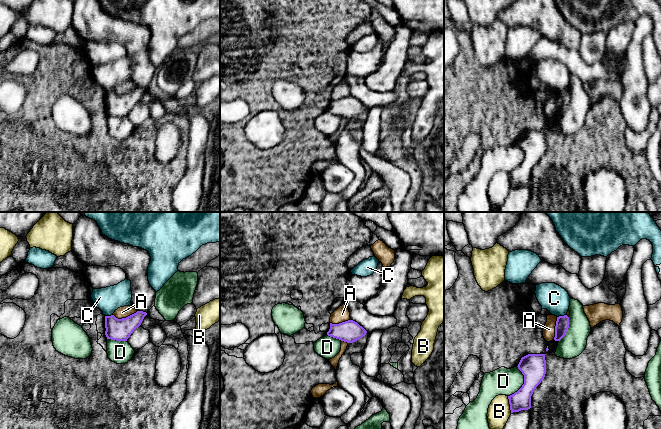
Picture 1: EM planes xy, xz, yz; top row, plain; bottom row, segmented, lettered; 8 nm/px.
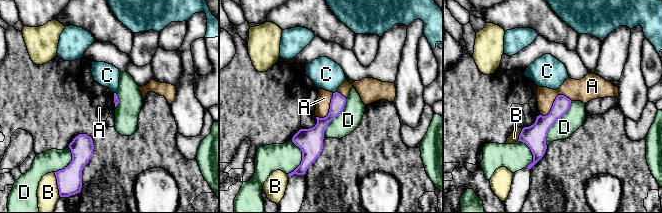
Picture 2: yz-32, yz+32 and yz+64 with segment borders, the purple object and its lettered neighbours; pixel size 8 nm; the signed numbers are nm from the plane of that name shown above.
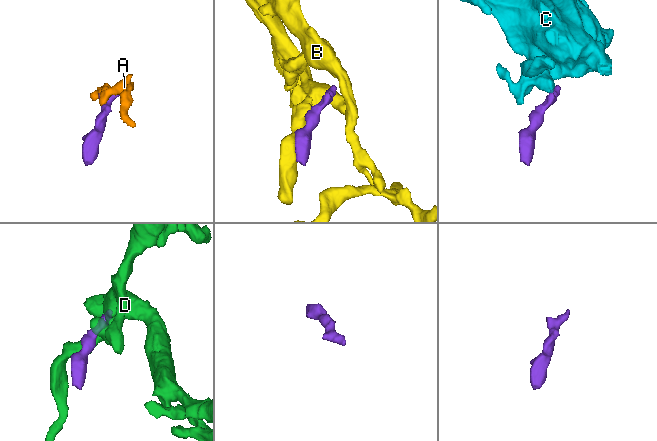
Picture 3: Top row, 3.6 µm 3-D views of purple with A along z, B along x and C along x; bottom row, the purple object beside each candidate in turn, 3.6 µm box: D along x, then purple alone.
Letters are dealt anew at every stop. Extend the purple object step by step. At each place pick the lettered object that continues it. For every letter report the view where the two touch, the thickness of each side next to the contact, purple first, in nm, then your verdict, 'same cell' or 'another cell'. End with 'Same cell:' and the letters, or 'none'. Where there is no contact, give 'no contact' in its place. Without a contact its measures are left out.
A: meets purple in xy; 180 nm thick on the purple side, 90 nm on the other; another cell
B: meets purple in yz; 160 nm thick on the purple side, 180 nm on the other; another cell
C: meets purple in yz; 110 nm thick on the purple side, 220 nm on the other; another cell
D: meets purple in yz; 200 nm thick on the purple side, 220 nm on the other; another cell
Same cell: none

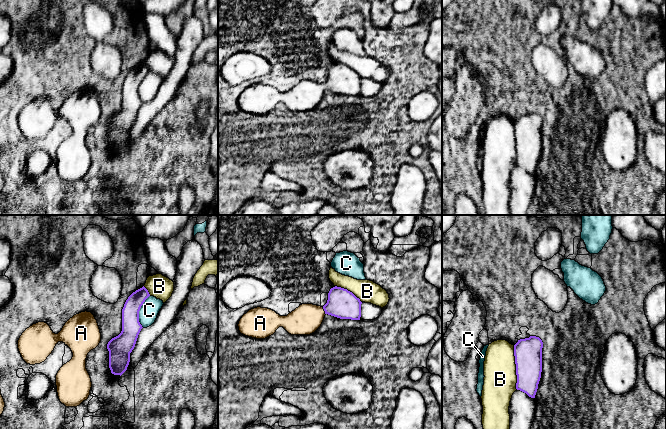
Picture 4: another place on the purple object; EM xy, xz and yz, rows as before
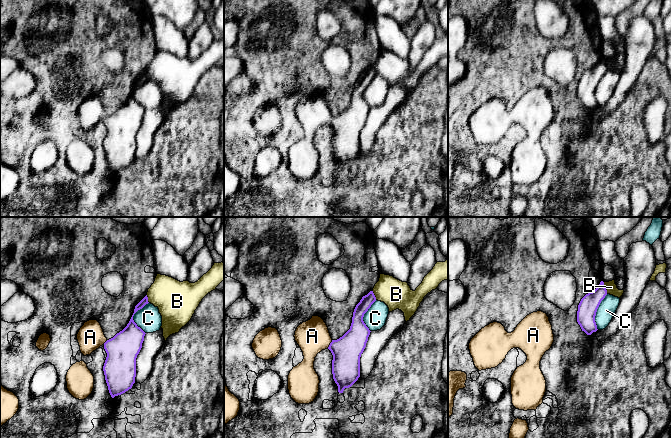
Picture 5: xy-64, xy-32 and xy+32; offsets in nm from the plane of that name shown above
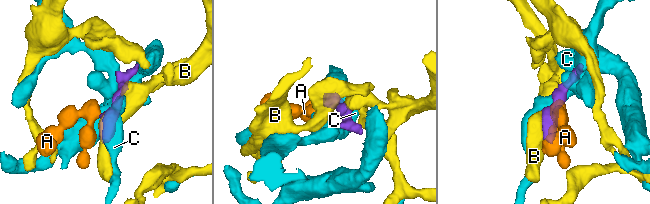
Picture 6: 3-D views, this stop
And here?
A: meets purple in xz; 240 nm thick on the purple side, 240 nm on the other; same cell
B: meets purple in yz; 220 nm thick on the purple side, 260 nm on the other; another cell
C: meets purple in xy; 160 nm thick on the purple side, 150 nm on the other; another cell
Same cell: A

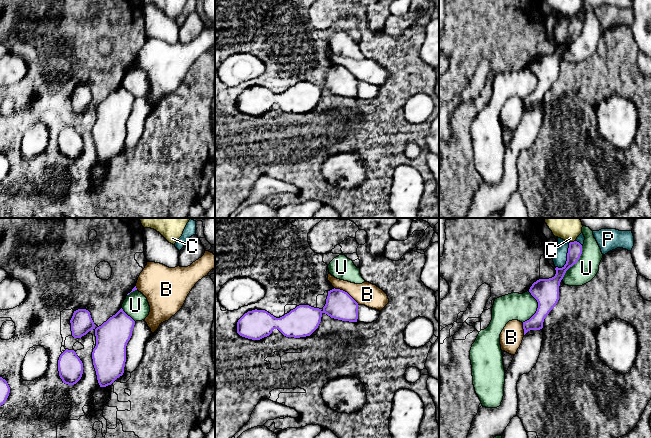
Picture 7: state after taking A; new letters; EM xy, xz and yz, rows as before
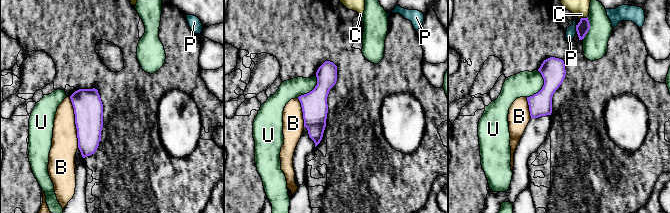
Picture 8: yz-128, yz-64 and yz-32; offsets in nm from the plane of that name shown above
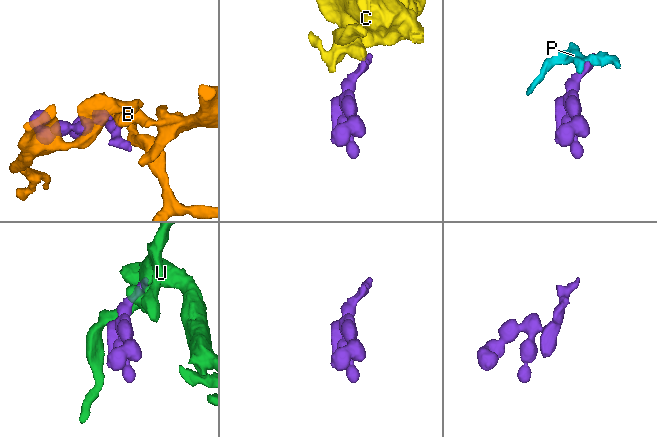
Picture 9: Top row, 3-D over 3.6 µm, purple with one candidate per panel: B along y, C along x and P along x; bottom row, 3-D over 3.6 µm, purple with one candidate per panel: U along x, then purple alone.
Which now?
B: meets purple in xz; 220 nm thick on the purple side, 180 nm on the other; another cell
C: meets purple in yz; 110 nm thick on the purple side, 280 nm on the other; another cell
P: meets purple in yz; 110 nm thick on the purple side, 110 nm on the other; another cell
U: meets purple in yz; 110 nm thick on the purple side, 190 nm on the other; another cell
Same cell: none

